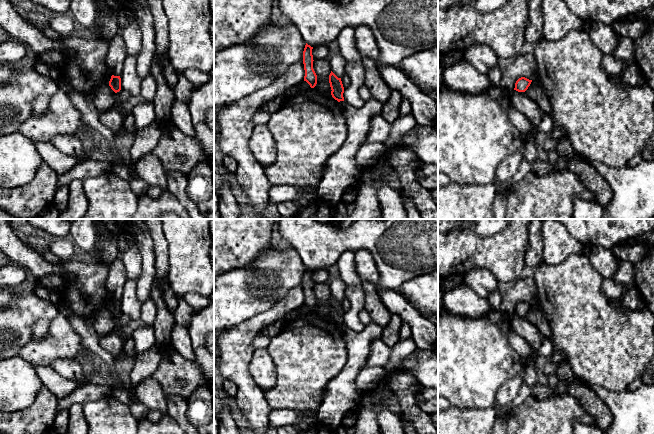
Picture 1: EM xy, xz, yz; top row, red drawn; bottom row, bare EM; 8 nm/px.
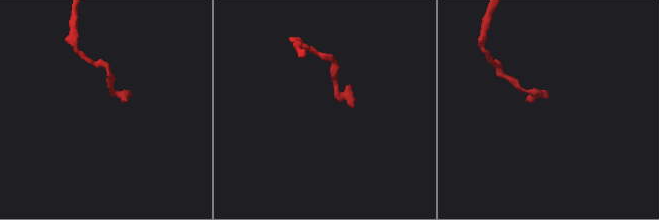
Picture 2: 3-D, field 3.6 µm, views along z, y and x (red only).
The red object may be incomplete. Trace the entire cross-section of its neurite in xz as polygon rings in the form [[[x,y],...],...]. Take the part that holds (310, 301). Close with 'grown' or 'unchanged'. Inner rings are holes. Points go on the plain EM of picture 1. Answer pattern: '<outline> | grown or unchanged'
[[[306,267],[304,275],[303,275],[303,288],[305,294],[304,305],[306,305],[311,312],[314,312],[317,308],[317,299],[313,293],[313,279],[312,273],[310,269]]] | unchanged

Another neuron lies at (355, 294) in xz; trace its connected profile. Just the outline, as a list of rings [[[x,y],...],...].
[[[362,284],[346,286],[345,297],[349,300],[351,307],[344,313],[344,327],[360,332],[365,327],[359,319],[359,313],[365,308],[365,293]]]

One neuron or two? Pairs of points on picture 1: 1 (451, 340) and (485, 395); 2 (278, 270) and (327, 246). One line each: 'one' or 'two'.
1: one
2: two

